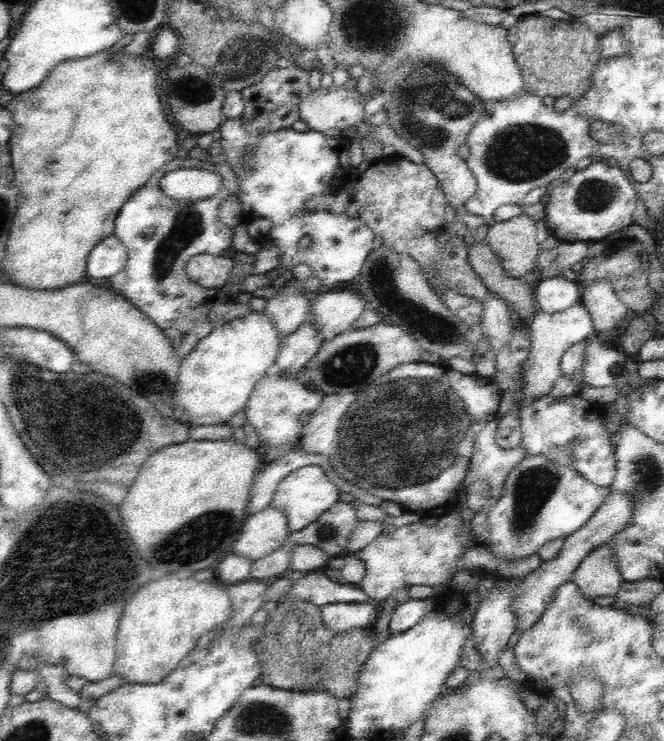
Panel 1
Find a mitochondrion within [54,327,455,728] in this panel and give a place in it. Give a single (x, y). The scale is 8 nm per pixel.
(195, 539)

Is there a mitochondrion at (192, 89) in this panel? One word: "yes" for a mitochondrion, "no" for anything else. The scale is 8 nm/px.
yes

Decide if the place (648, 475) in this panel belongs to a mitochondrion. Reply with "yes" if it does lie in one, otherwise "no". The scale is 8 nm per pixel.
yes

